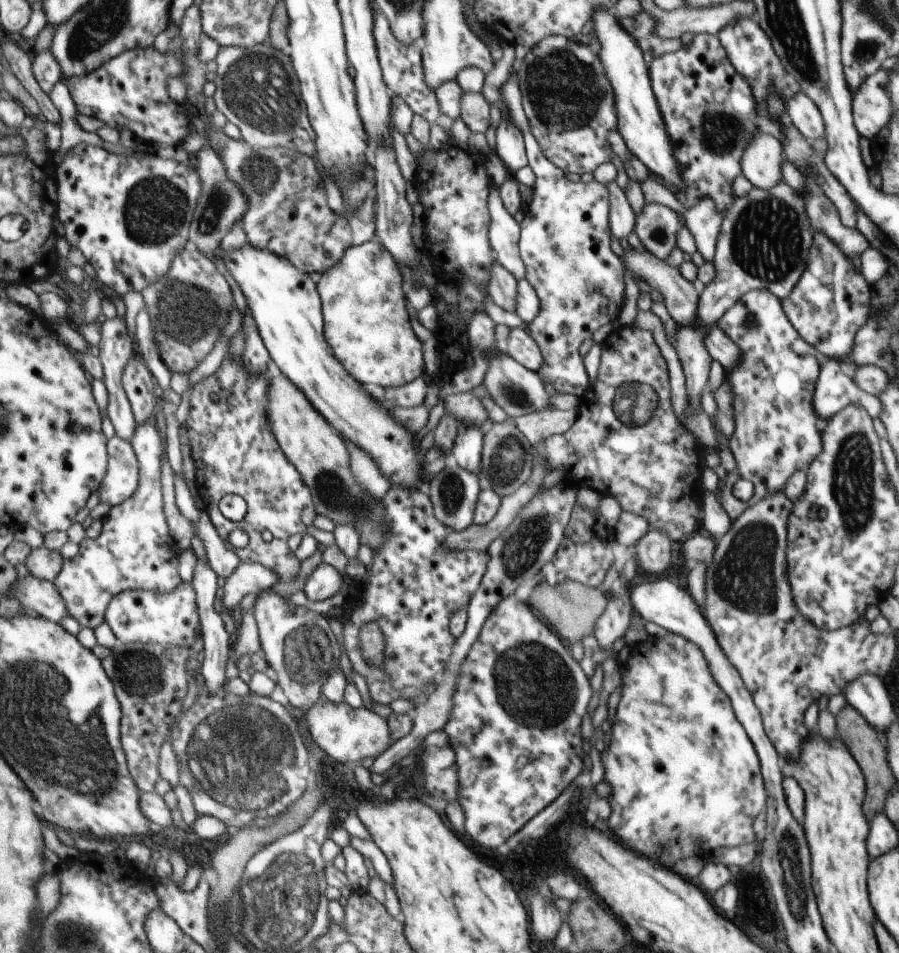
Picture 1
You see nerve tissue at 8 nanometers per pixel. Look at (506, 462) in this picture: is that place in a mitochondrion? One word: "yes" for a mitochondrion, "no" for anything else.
yes

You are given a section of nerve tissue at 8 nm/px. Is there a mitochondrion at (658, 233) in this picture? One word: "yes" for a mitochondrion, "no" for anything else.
yes

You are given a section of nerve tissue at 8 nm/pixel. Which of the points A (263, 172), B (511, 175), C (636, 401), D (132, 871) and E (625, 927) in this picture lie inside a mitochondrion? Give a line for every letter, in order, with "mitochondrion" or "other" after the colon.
A: mitochondrion
B: other
C: mitochondrion
D: other
E: other

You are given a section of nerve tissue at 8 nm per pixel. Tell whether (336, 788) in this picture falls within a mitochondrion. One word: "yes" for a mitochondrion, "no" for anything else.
no

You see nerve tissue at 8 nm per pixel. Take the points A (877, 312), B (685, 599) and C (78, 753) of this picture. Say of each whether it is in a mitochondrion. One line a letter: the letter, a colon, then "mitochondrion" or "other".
A: other
B: other
C: mitochondrion

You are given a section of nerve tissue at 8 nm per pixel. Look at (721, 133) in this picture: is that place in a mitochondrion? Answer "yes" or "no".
yes

